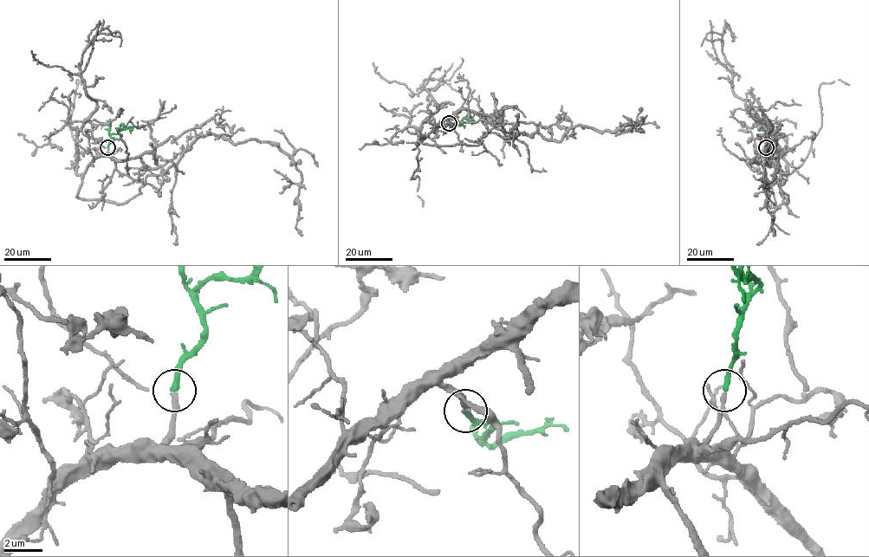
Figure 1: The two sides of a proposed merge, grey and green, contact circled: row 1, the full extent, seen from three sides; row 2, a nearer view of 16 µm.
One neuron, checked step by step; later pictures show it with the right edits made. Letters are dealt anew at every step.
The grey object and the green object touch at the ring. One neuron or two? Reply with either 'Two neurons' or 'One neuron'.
One neuron

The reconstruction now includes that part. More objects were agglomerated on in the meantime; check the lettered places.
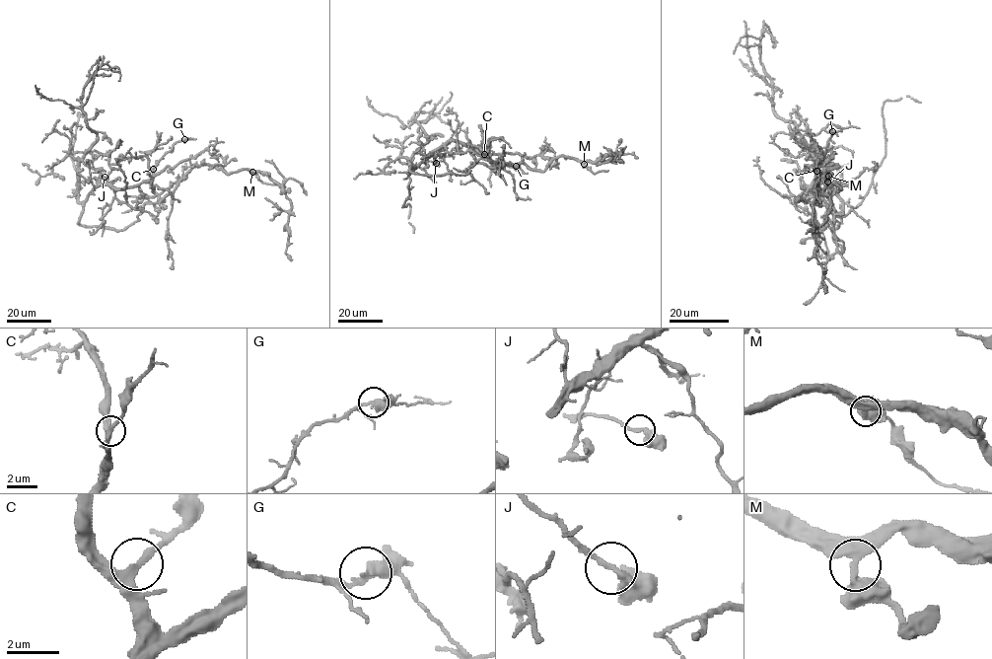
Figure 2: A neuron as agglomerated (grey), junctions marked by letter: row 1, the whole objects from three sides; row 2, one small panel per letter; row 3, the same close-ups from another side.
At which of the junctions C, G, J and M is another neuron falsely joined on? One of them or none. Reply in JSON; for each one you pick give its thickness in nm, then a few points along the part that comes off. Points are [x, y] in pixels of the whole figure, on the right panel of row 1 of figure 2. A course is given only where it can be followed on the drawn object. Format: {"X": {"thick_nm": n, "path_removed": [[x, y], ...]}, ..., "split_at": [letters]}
{"split_at": []}

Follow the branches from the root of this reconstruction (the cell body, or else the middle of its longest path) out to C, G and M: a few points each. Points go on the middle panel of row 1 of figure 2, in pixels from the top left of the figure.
C: (459, 175), (419, 175), (409, 169), (452, 141), (478, 146), (483, 155)
G: (459, 175), (419, 175), (409, 169), (452, 141), (478, 146), (492, 160), (516, 166)
M: (459, 175), (467, 174), (479, 159), (499, 164), (524, 163), (541, 171), (559, 156), (584, 164)

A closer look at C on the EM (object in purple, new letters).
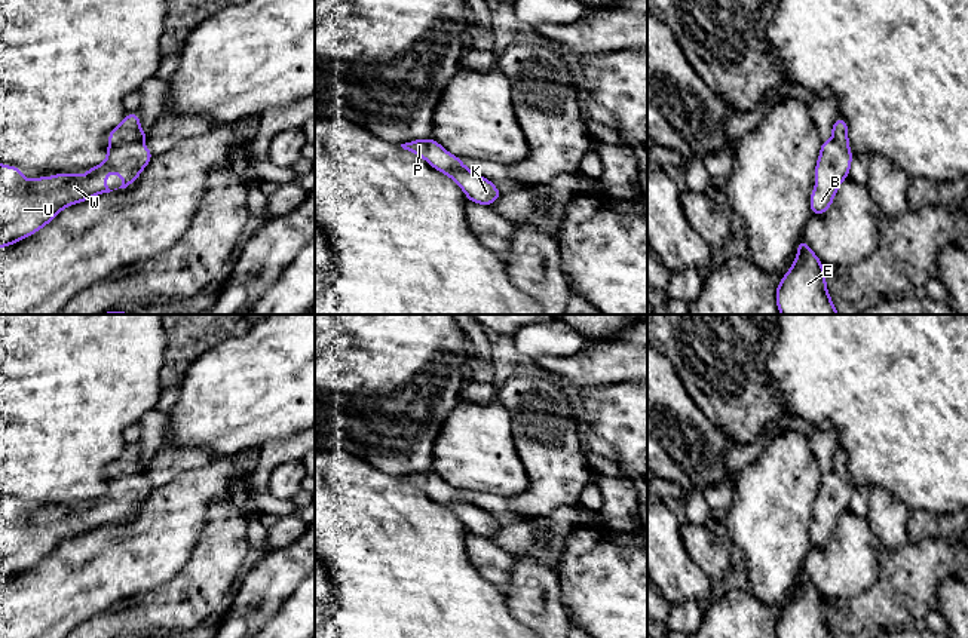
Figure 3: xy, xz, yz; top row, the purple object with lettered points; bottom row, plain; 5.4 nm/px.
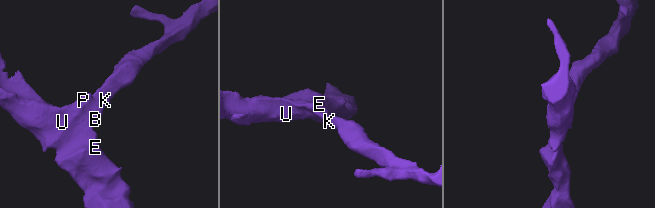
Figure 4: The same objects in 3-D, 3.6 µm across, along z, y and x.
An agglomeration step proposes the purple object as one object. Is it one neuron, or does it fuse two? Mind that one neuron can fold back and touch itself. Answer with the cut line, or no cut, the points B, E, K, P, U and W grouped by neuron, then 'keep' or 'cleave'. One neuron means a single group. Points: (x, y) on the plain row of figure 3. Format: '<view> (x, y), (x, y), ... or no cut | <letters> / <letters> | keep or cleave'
no cut | B E K P U W | keep

